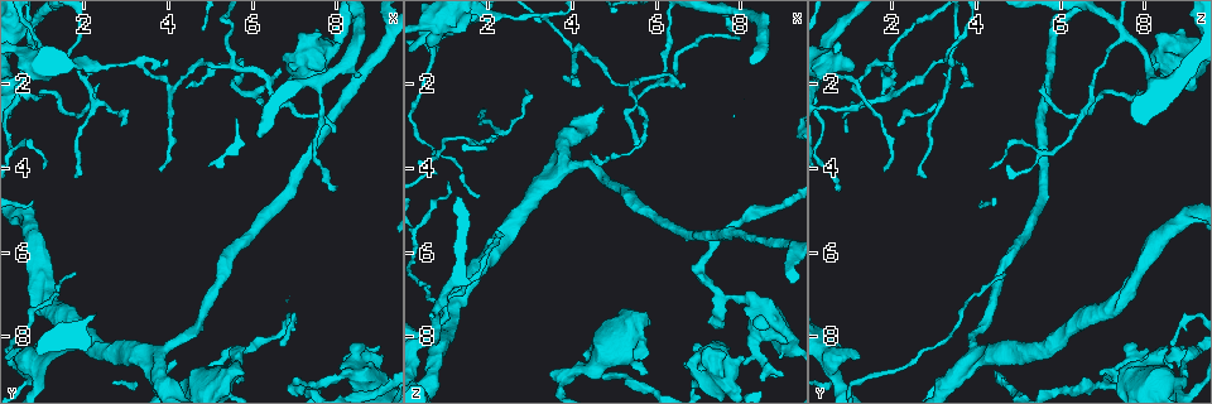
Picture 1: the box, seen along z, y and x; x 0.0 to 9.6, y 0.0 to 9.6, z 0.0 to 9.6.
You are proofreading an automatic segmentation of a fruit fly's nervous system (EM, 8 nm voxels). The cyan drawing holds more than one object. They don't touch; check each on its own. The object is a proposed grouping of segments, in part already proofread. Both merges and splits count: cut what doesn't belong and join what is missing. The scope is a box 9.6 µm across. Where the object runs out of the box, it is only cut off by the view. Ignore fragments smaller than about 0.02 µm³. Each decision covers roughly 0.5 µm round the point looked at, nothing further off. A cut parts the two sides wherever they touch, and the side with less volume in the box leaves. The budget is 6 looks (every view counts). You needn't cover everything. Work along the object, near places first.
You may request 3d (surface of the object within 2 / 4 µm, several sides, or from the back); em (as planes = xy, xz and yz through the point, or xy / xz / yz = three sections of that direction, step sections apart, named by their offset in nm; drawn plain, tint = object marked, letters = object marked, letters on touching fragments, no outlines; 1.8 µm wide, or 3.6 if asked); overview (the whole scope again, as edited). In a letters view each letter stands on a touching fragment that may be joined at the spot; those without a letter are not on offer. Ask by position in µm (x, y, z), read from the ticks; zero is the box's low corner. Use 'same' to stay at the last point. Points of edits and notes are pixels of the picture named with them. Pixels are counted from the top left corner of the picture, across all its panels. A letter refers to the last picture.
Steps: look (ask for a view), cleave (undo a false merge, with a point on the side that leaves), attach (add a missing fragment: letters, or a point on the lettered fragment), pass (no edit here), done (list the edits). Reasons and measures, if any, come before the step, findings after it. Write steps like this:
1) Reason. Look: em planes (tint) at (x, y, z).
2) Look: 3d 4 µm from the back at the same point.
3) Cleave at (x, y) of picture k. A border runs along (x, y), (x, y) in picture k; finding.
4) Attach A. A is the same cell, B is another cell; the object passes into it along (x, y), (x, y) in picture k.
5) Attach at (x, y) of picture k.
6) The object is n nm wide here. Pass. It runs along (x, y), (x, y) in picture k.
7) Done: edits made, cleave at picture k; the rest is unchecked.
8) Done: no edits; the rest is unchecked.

Abrupt turn. Look: em xz step 4 (tint) at (4.15, 2.10, 1.20).

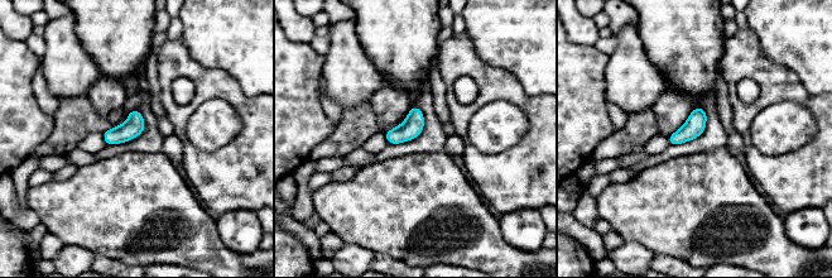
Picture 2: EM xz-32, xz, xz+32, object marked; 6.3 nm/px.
Look: em planes (letters) at the same point.

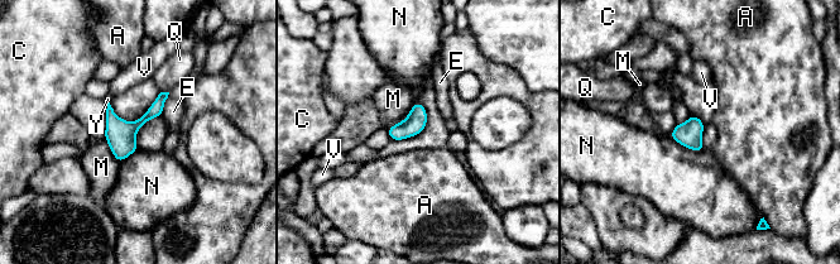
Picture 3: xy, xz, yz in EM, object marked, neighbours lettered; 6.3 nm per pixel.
The longest contact is with N, 260 nm. Pass. A, C, E, M, N, Q, V and Y are other cells; all the same neuron.

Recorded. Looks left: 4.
An open end. Look: em planes (letters) at (5.50, 8.30, 8.55).

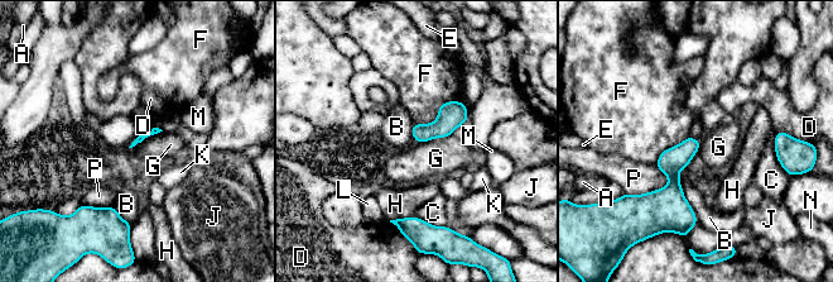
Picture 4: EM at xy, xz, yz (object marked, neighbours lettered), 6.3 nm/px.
Pass. A, B, C, D, E, F, G, H, J, K, L, M, N and P are other cells; a border runs along (452, 134), (415, 143) in picture 4; no lettered fragment goes on from it.

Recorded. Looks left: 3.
Free end. Look: 3d 4 µm at (8.05, 8.75, 8.60).

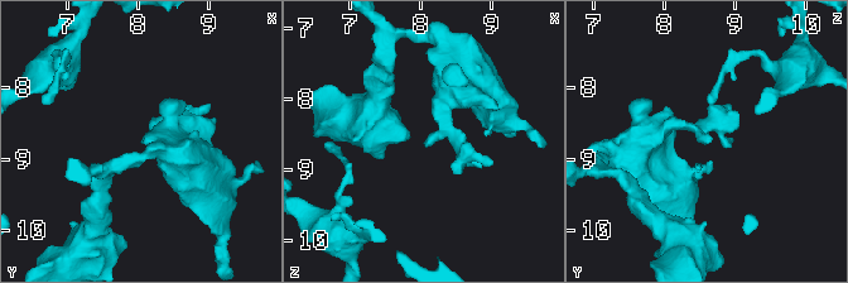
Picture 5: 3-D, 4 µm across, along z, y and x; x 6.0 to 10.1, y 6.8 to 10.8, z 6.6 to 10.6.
Look: em planes (letters) at (8.00, 8.75, 8.65).

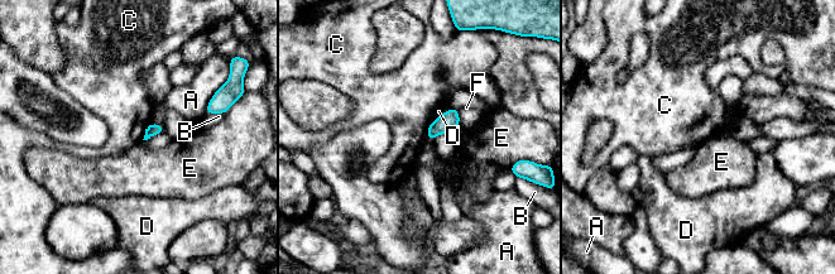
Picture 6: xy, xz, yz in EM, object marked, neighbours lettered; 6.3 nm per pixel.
The longest contact is with D, 150 nm. Pass. A, B, C, D, E and F are other cells; none of them fits.

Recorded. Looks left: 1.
Done: no edits; the rest is unchecked.

